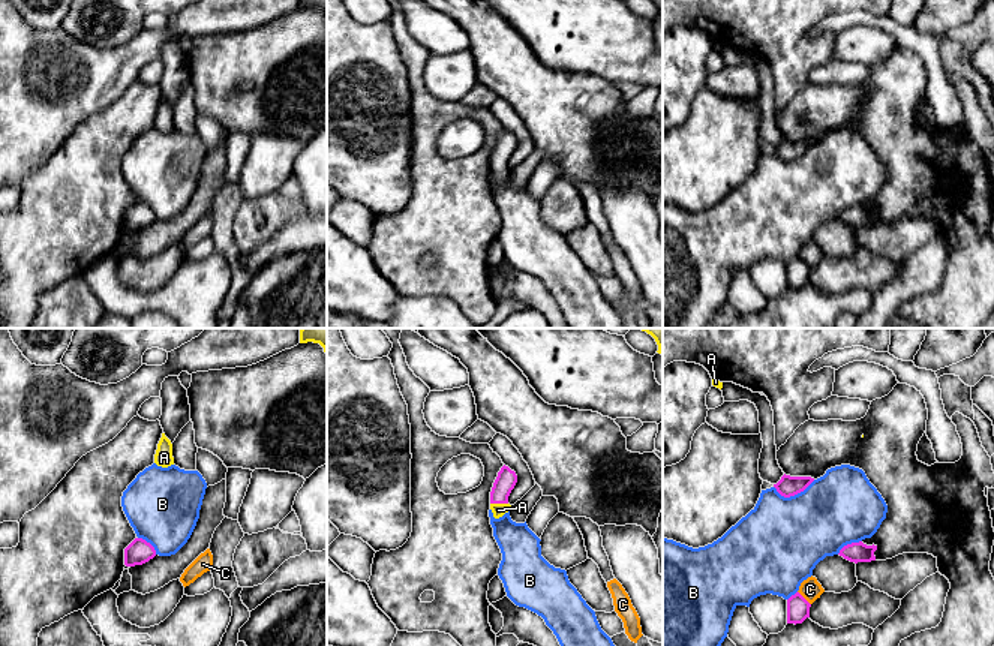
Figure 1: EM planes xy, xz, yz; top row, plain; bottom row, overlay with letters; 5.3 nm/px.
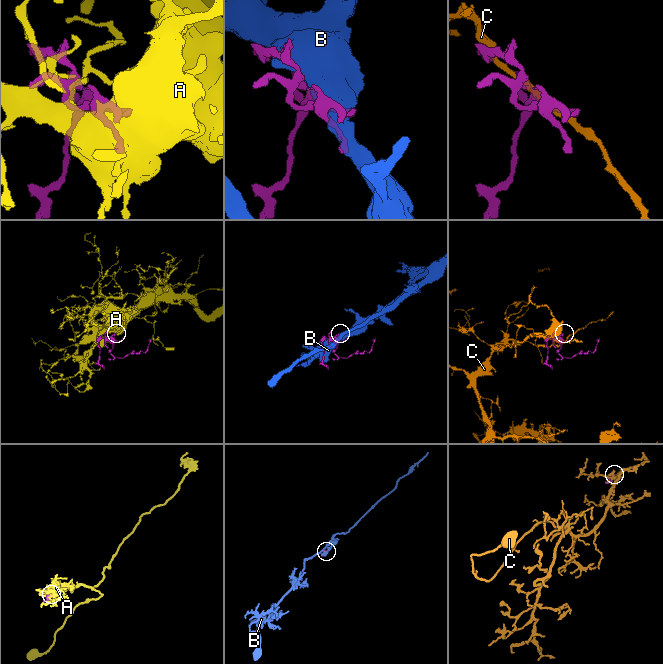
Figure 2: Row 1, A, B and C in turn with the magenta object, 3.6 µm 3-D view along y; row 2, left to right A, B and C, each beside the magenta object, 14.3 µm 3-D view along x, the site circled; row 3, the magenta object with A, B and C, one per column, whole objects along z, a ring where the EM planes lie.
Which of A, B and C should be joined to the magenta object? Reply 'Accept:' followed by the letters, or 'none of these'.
Accept: A

